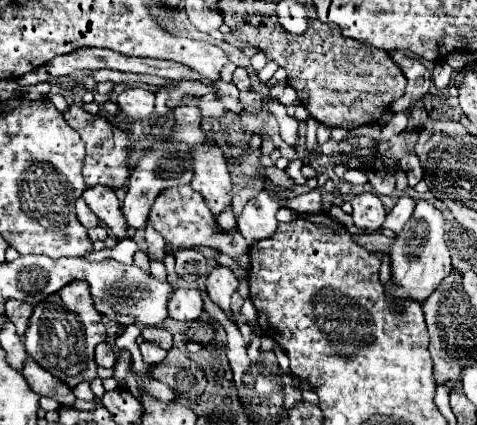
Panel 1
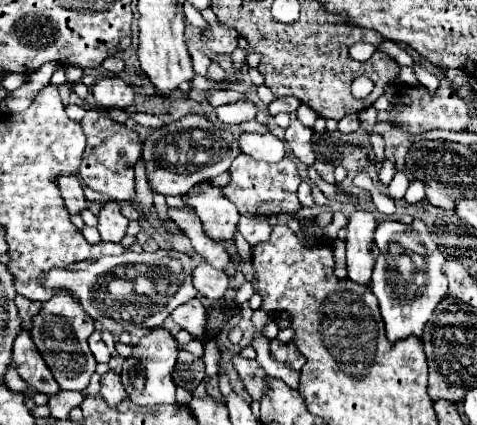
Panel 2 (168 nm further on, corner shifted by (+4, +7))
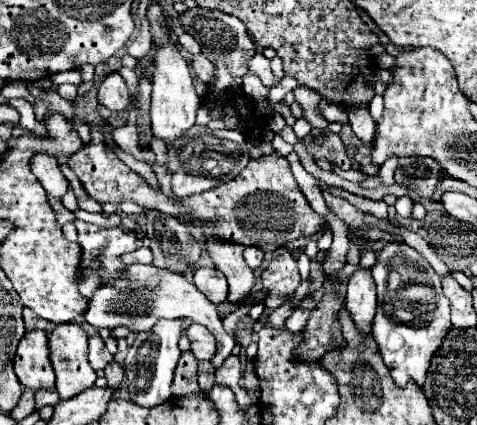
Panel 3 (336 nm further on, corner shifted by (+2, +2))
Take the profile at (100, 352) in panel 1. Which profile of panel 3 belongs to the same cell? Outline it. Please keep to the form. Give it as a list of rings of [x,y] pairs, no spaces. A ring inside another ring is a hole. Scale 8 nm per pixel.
[[[99,336],[89,338],[89,362],[91,362],[91,366],[95,370],[103,370],[111,364],[111,360],[113,360],[113,356],[107,352],[105,342]]]

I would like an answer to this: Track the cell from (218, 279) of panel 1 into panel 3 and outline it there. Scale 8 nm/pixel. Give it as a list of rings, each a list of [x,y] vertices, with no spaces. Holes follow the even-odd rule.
[[[197,268],[193,272],[193,282],[195,286],[215,304],[227,300],[227,280],[223,278],[223,272],[215,268]]]

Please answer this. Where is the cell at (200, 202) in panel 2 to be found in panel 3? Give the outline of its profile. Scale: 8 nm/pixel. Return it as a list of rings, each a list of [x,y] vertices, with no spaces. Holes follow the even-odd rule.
[[[207,236],[205,250],[209,252],[215,268],[219,268],[227,282],[229,282],[229,300],[239,302],[249,296],[249,290],[253,288],[255,274],[243,260],[243,244],[219,240],[215,236]]]

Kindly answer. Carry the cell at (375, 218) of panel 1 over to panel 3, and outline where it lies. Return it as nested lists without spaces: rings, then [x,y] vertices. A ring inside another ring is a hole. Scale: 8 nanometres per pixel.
[[[359,268],[349,276],[345,306],[351,312],[361,332],[371,332],[371,318],[375,316],[377,292],[371,276],[371,268]]]

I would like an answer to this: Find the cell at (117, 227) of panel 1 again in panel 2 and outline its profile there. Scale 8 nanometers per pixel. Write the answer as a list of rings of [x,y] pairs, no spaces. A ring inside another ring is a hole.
[[[105,203],[97,215],[97,231],[101,233],[101,241],[119,243],[127,233],[127,223],[129,221],[119,211],[119,203]]]

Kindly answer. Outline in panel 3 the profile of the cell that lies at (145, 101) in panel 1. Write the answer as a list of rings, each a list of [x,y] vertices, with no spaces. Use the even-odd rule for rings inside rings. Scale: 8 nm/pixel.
[[[111,72],[99,86],[99,102],[109,108],[109,110],[125,110],[129,104],[131,104],[131,98],[129,98],[129,88],[125,84],[125,80],[117,74],[117,72]]]

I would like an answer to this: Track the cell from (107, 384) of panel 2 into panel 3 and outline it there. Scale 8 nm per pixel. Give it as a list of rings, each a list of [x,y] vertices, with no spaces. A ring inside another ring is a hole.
[[[111,362],[107,368],[105,368],[105,378],[107,378],[107,386],[111,390],[117,390],[123,382],[123,368],[115,362]]]

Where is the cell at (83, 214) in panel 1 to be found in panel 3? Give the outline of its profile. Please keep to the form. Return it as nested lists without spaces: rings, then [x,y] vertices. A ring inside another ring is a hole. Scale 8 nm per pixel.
[[[39,154],[39,158],[35,158],[31,170],[35,170],[35,176],[39,178],[41,186],[45,188],[45,192],[51,198],[61,200],[67,194],[69,182],[63,176],[63,172],[61,172],[55,156],[51,156],[51,154]]]

